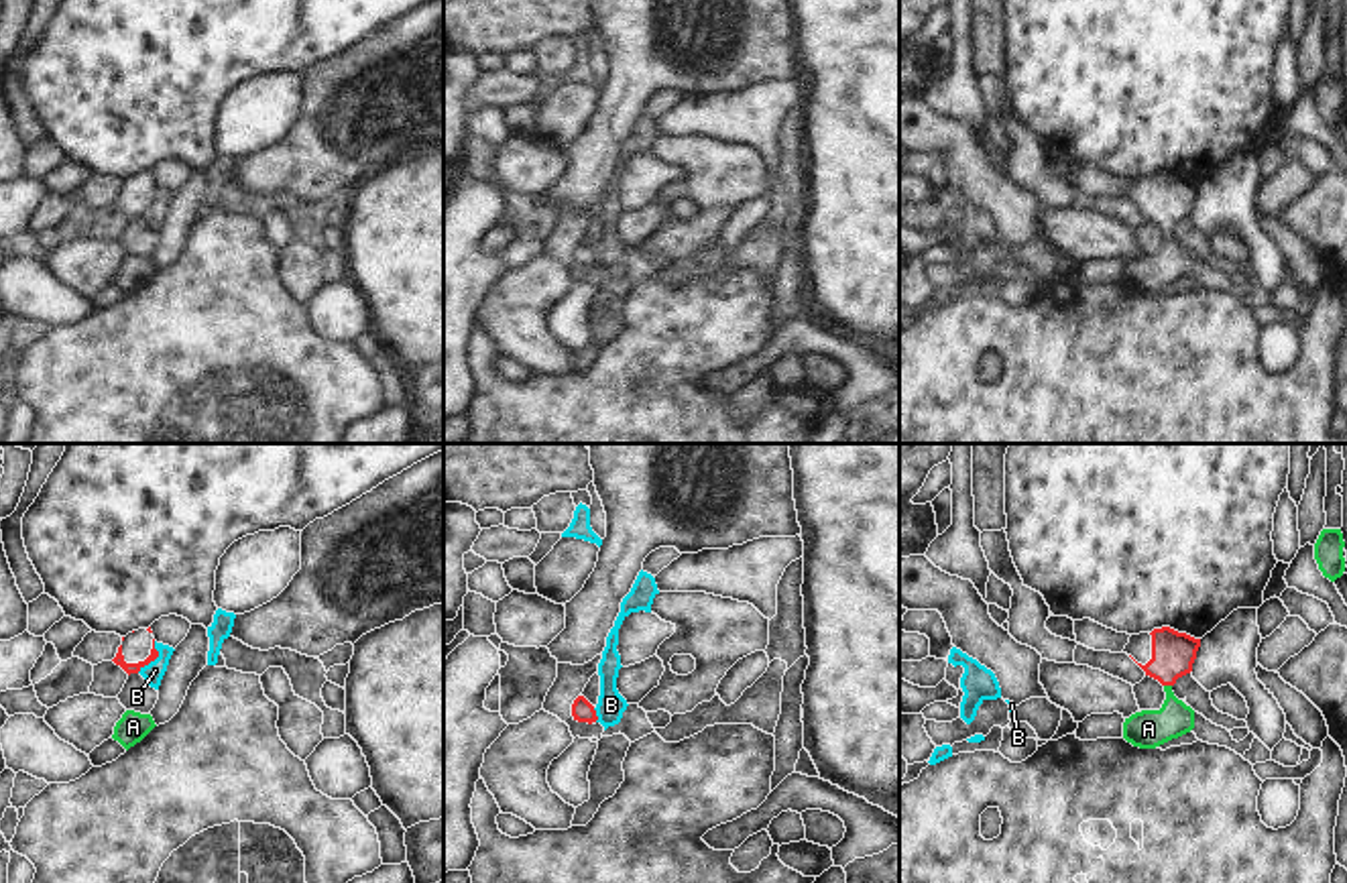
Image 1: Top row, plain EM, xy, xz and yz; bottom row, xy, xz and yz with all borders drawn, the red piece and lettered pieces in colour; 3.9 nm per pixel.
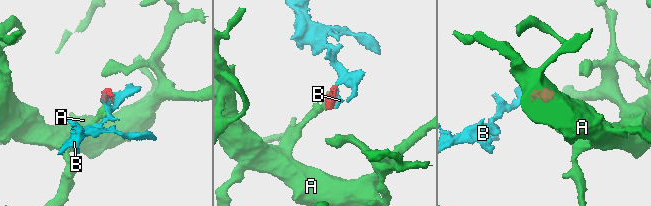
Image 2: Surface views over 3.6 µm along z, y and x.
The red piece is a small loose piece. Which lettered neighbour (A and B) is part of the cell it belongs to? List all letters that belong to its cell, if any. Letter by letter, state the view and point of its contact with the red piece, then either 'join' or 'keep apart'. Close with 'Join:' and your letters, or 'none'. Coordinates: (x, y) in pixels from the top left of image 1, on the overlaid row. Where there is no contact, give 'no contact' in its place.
A: yz (1168, 684) | join
B: xy (153, 660) | keep apart
Join: A

